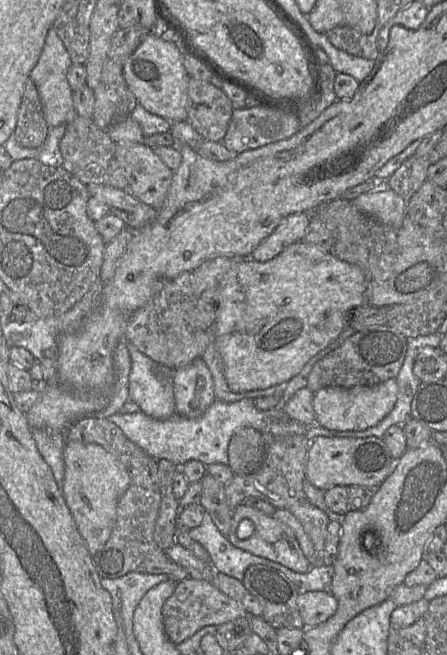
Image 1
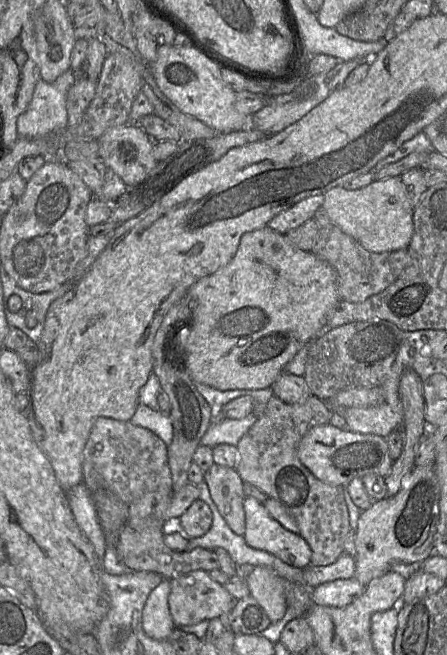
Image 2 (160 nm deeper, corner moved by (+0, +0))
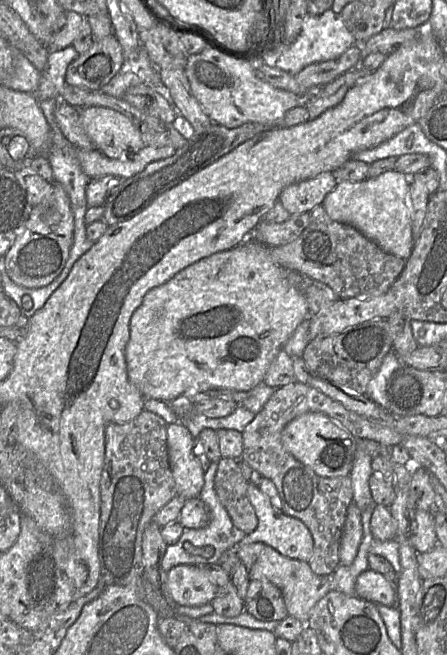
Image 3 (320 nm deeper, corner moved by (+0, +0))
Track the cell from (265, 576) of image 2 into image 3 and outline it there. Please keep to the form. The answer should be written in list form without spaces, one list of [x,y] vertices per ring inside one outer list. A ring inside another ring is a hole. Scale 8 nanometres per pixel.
[[[267,545],[264,546],[249,571],[249,578],[251,580],[266,579],[278,587],[282,593],[288,615],[304,624],[307,623],[310,611],[315,604],[334,588],[332,575],[317,575],[311,570],[308,562],[283,556]]]

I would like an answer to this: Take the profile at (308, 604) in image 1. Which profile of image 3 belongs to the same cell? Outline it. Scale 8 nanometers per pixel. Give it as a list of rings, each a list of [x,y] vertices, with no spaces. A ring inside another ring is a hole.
[[[373,570],[362,572],[355,583],[355,595],[361,599],[385,606],[397,606],[398,596],[395,583]]]

